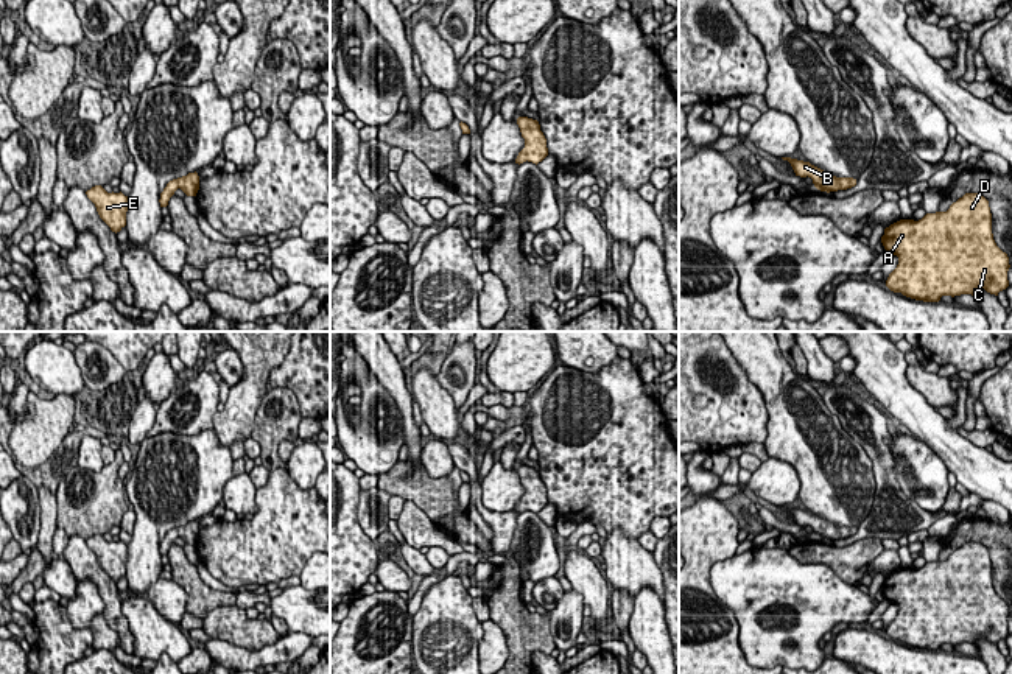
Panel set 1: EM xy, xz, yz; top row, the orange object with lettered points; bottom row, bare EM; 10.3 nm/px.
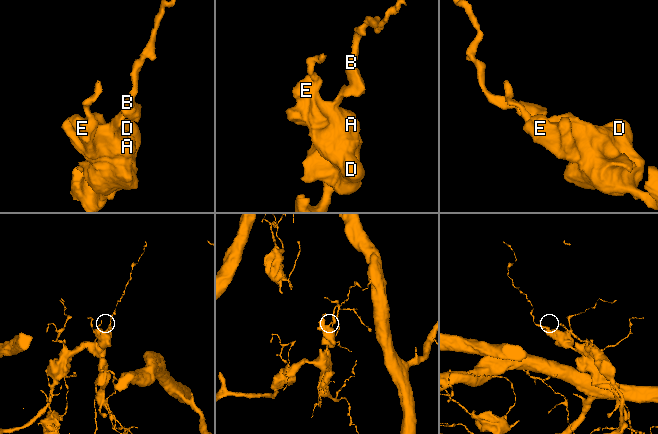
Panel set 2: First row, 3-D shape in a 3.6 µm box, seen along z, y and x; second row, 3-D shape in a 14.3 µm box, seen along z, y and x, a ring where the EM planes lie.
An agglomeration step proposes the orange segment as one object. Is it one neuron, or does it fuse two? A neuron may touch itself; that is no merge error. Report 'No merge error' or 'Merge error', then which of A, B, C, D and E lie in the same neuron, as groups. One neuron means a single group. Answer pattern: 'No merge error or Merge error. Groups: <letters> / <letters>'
No merge error. Groups: A B C D E

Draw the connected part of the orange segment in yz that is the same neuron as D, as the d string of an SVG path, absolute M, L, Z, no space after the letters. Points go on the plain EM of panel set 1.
M965 542L947 560L926 562L919 570L900 568L884 577L881 592L898 606L886 635L906 646L939 651L942 644L973 644L978 638L998 644L1009 635L1009 606L993 588L992 562L982 543Z

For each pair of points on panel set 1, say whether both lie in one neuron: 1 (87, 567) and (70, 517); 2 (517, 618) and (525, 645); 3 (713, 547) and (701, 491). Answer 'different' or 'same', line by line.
1: different
2: same
3: same

